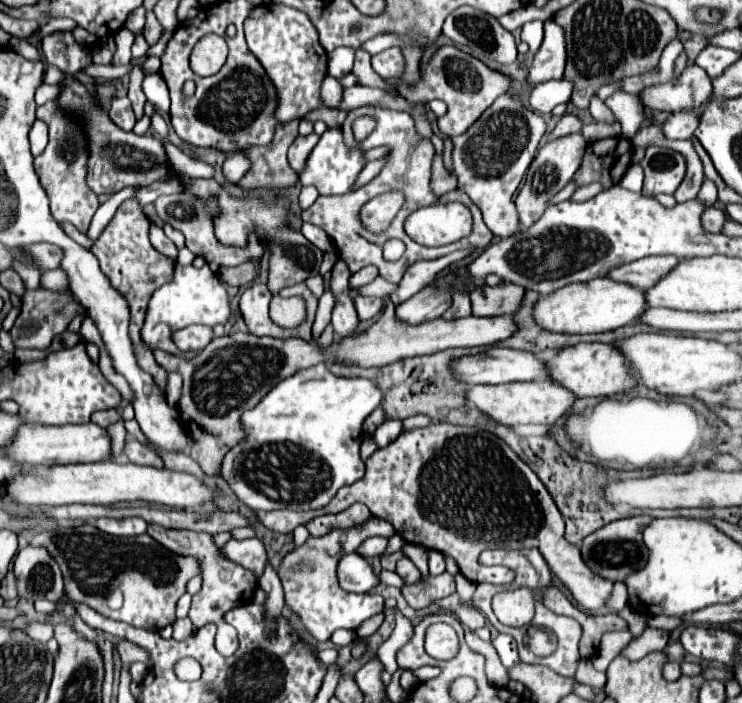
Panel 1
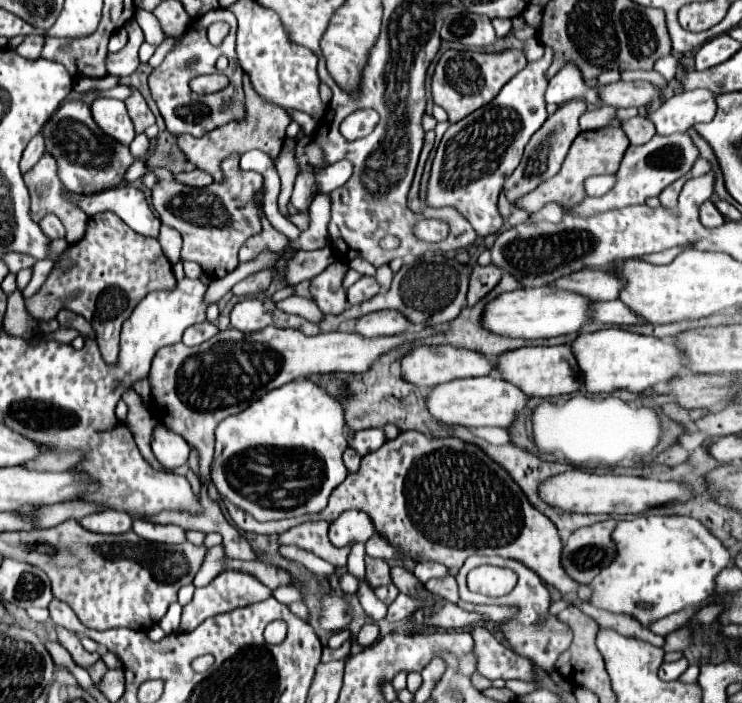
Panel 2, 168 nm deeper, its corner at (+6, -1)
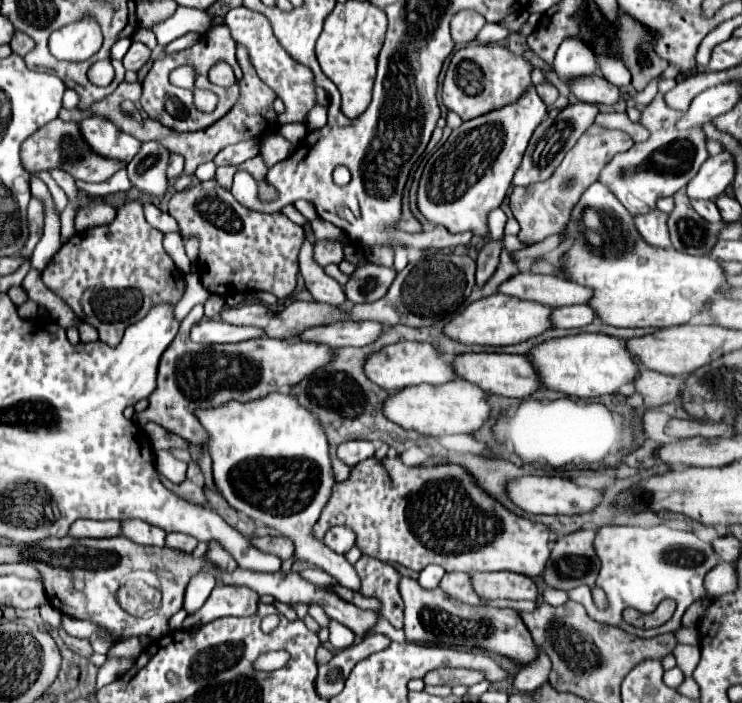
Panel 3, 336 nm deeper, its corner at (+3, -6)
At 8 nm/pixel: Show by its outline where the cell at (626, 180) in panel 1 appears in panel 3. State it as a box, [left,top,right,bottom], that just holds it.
[562,182,726,328]

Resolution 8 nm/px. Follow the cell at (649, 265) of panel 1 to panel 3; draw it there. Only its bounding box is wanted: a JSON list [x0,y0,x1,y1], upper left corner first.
[498,272,590,306]

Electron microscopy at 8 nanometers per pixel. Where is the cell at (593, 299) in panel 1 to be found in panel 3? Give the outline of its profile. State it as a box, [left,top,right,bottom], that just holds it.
[442,294,552,346]

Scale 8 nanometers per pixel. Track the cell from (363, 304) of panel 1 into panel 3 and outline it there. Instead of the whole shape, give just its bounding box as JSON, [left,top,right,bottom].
[344,262,396,304]

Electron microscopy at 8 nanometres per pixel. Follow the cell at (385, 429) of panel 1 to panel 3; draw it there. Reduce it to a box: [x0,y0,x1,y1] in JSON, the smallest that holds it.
[336,440,374,466]

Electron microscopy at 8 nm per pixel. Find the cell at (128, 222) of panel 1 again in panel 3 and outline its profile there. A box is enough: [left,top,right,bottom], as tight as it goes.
[42,202,184,346]

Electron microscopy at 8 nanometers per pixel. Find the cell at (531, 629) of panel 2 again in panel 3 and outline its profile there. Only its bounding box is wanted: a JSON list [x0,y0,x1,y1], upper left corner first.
[472,572,538,600]

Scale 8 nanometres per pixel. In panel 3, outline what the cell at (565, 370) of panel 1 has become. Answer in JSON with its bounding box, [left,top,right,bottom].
[452,354,540,398]

